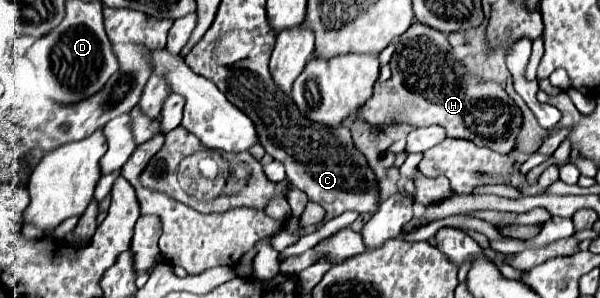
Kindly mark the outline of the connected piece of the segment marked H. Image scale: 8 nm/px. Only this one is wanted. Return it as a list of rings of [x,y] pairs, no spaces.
[[[420,22],[414,26],[418,26],[418,32],[406,32],[398,38],[396,52],[390,60],[392,78],[374,86],[372,98],[362,106],[364,120],[374,126],[384,122],[384,118],[396,118],[396,122],[412,126],[440,124],[452,138],[466,138],[478,146],[508,154],[516,144],[522,124],[522,114],[514,100],[500,84],[478,82],[450,66],[446,34],[430,26],[420,26]]]

